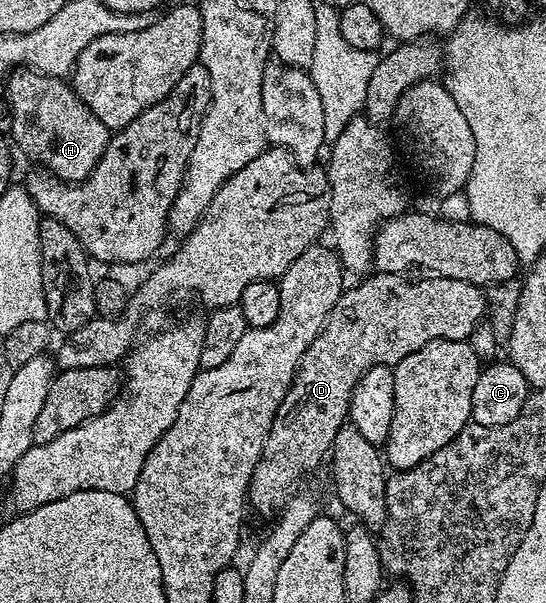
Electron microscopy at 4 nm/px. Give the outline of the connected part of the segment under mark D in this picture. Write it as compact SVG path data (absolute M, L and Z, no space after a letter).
M374 272L363 277L359 286L343 289L322 331L298 361L294 383L272 420L262 459L250 477L251 511L275 515L292 496L298 480L321 462L323 465L336 432L347 421L352 392L368 368L392 368L432 340L465 342L487 317L488 298L477 286L437 276L422 276L419 282L408 279L401 274Z

